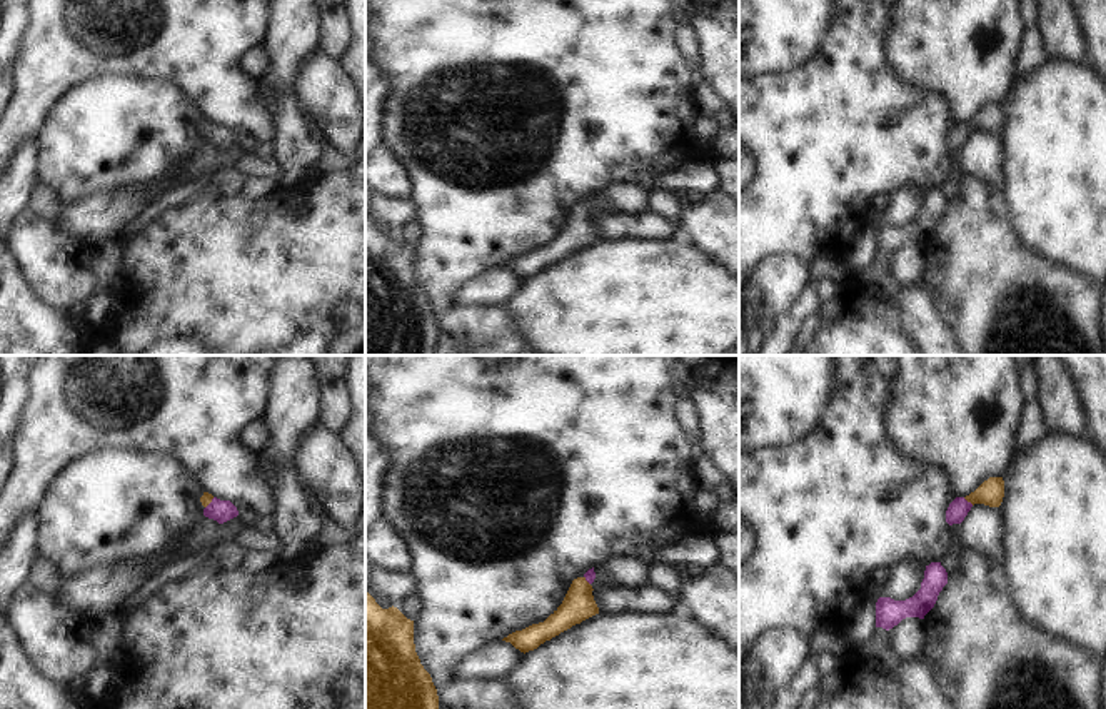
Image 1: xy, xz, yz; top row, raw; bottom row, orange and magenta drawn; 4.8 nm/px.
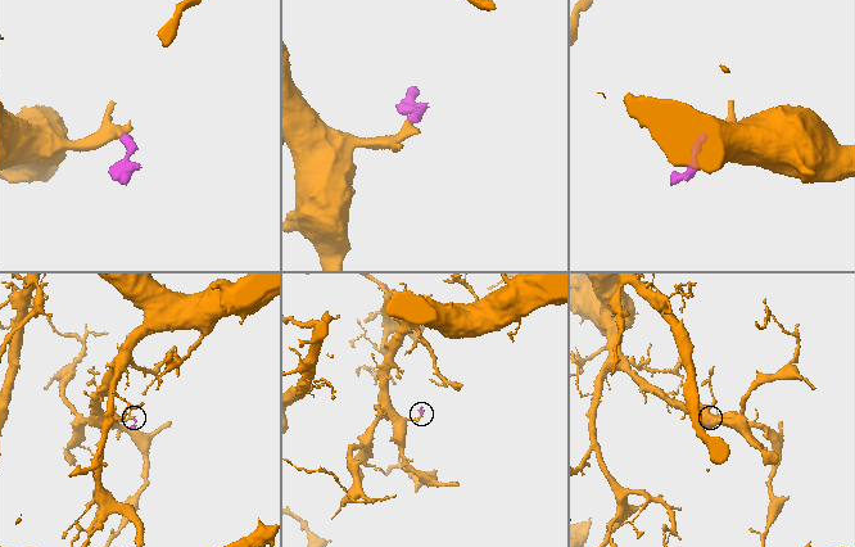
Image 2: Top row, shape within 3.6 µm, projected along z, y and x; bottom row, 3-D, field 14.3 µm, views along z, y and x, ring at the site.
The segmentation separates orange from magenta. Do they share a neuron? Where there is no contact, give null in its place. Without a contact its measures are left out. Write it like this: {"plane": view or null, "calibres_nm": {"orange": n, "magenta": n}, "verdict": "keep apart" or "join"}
{"plane": "yz", "calibres_nm": {"orange": 120, "magenta": 100}, "verdict": "join"}

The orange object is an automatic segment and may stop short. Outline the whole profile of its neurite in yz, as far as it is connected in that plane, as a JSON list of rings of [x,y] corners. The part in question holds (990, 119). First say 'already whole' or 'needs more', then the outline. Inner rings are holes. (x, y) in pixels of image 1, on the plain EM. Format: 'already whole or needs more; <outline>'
needs more; [[[989,103],[974,118],[966,123],[956,123],[948,137],[946,148],[949,152],[961,150],[974,130],[999,133],[1004,123],[1003,103]]]

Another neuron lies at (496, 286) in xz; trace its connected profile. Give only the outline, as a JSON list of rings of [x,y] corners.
[[[492,267],[459,287],[452,305],[500,305],[505,304],[520,287],[524,279],[510,269]]]

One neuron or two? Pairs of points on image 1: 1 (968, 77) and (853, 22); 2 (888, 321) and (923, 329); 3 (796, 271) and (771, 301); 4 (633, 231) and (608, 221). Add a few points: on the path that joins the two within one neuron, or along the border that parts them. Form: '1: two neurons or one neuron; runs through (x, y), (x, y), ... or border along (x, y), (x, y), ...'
1: two neurons; border along (891, 17), (886, 60), (896, 77)
2: two neurons; border along (893, 304), (899, 314), (899, 326), (908, 337)
3: one neuron; runs through (789, 277), (773, 294)
4: one neuron; runs through (626, 226), (614, 226)

